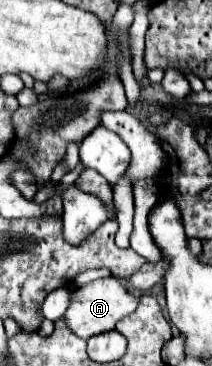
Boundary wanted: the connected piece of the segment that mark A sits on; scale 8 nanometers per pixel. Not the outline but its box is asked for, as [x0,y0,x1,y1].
[62,277,140,339]

